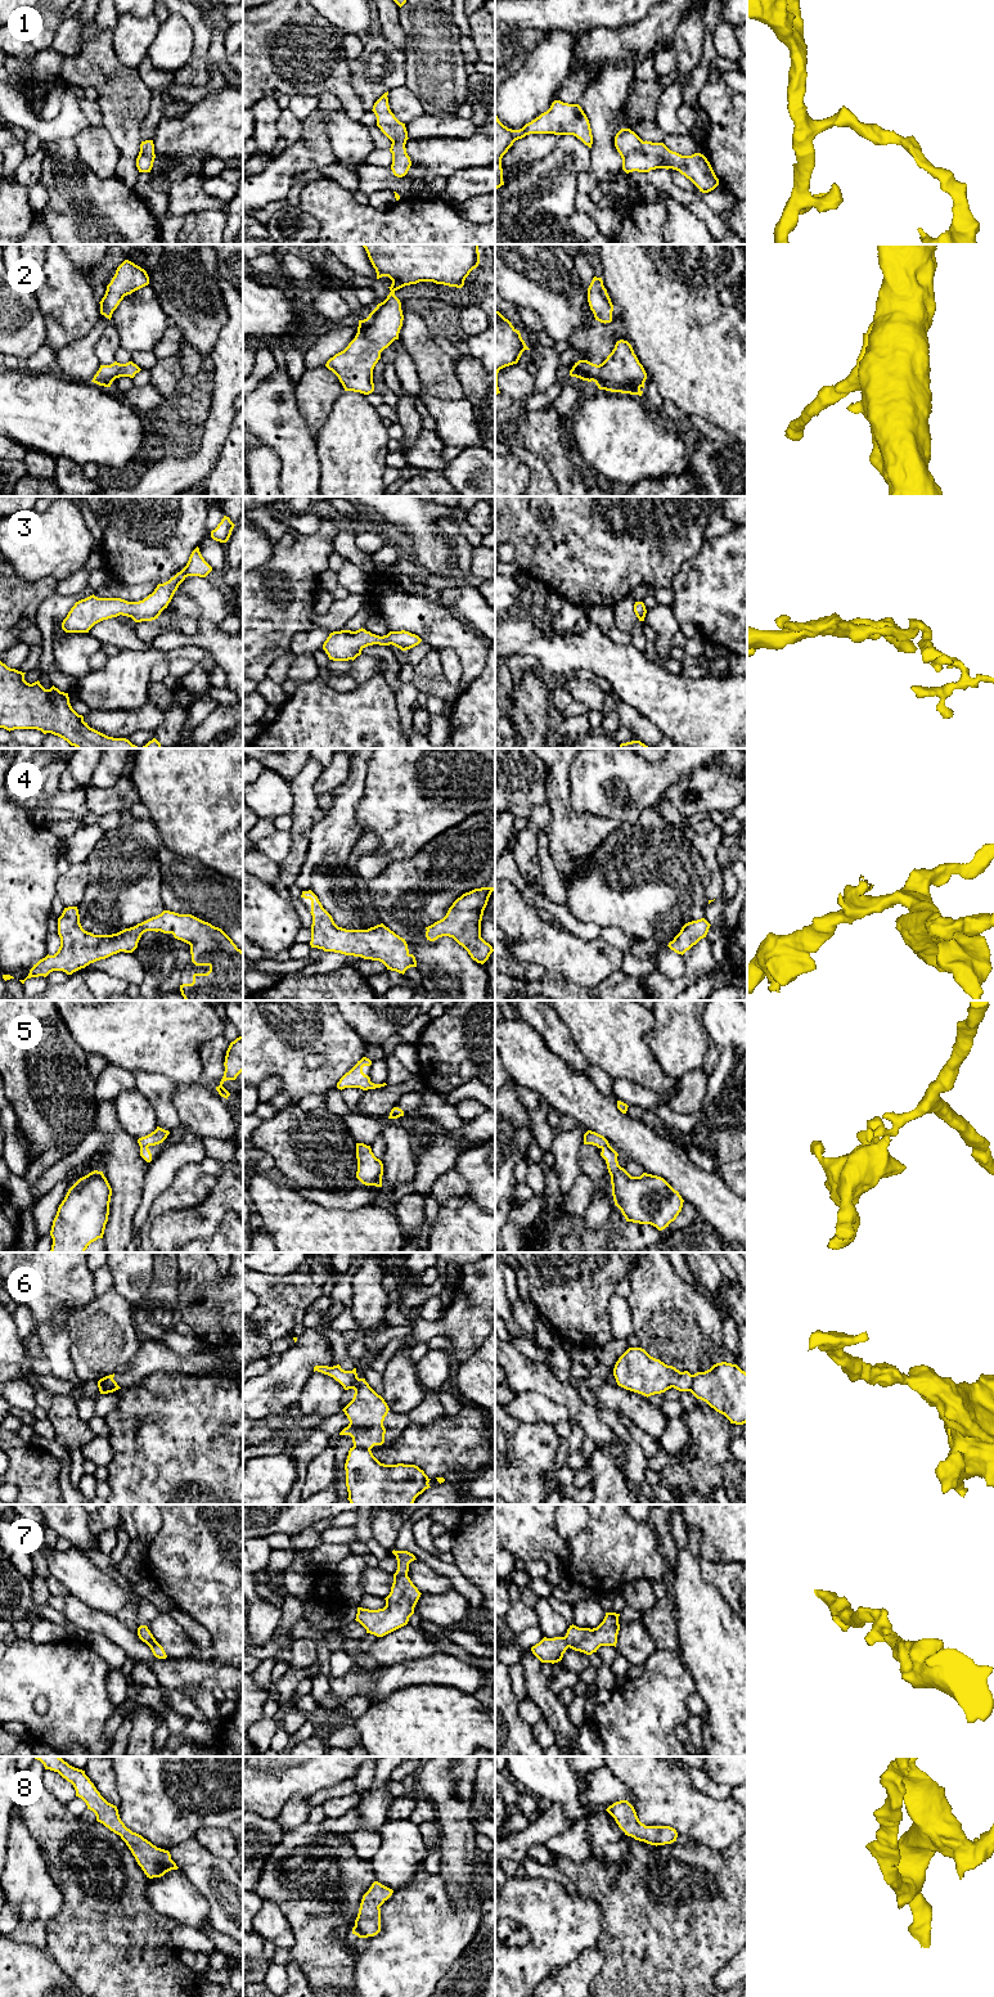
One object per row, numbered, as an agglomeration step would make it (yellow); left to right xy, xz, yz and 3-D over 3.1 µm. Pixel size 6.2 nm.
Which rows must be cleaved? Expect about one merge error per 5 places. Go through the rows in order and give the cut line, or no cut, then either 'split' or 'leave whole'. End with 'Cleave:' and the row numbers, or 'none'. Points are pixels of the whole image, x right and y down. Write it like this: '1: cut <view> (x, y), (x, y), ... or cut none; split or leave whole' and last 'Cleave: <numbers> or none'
1: cut none; leave whole
2: cut none; leave whole
3: cut none; leave whole
4: cut none; leave whole
5: cut xy (140, 1146), (147, 1147); split
6: cut xy (99, 1380), (107, 1381), (115, 1390); split
7: cut none; leave whole
8: cut none; leave whole
Cleave: 5, 6

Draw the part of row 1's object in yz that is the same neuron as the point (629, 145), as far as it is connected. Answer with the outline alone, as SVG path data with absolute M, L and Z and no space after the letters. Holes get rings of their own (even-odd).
M621 129L615 136L615 147L622 158L622 170L649 172L656 168L673 168L689 179L702 193L719 185L710 162L701 153L682 156L664 143L643 141L630 129Z

